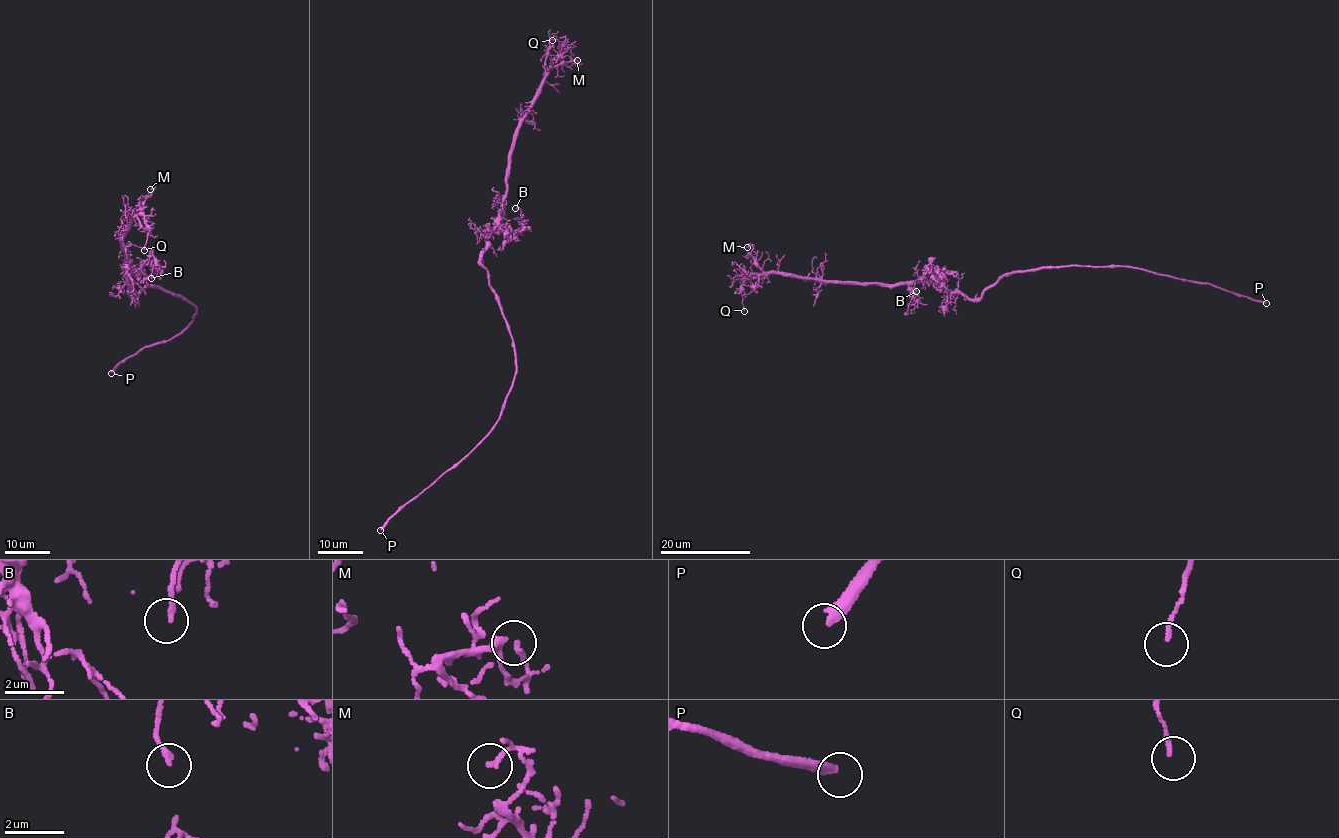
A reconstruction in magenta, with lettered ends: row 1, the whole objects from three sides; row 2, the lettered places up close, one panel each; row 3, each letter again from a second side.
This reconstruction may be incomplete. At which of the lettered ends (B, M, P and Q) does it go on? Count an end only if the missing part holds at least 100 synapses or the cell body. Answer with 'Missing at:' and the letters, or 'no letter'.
Missing at: P

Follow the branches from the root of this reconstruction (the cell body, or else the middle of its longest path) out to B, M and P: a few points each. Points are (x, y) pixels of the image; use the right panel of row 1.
B: (998, 281), (989, 285), (979, 298), (967, 299), (943, 287), (929, 263), (924, 274), (915, 281), (916, 291)
M: (998, 281), (979, 298), (967, 299), (923, 282), (820, 283), (766, 273), (757, 262), (752, 245), (747, 247)
P: (998, 281), (1010, 274), (1052, 266), (1131, 266), (1216, 286), (1266, 303)

